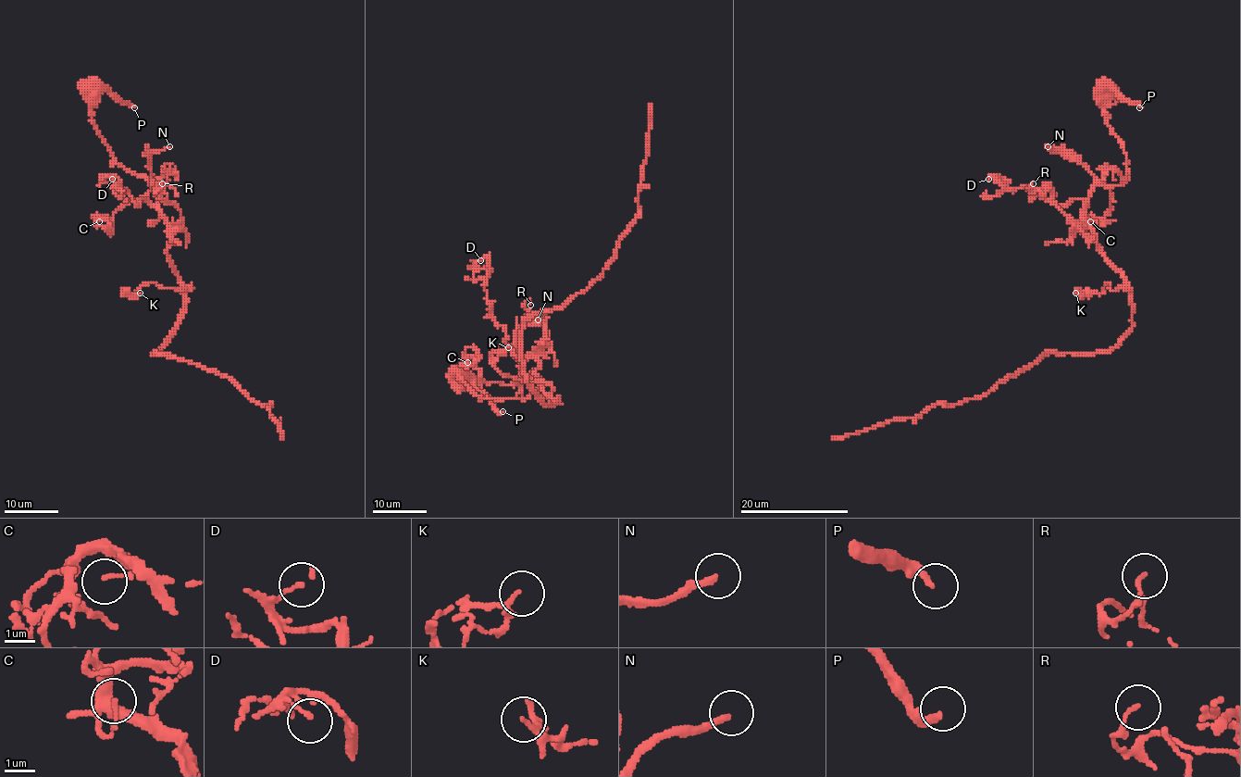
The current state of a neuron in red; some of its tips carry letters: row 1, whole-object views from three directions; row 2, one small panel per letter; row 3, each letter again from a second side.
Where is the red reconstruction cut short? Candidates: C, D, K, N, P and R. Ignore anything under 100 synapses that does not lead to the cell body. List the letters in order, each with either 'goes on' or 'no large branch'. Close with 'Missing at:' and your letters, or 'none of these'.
C: no large branch
D: no large branch
K: no large branch
N: no large branch
P: no large branch
R: no large branch
Missing at: none of these

